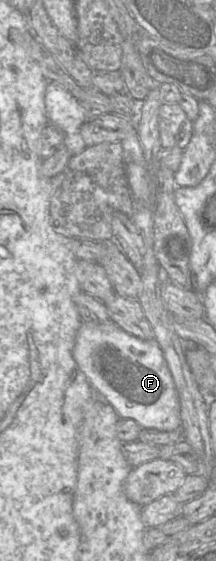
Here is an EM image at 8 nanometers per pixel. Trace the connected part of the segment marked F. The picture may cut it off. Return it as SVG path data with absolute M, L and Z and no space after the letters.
M81 322L73 348L73 358L98 397L113 407L122 419L132 419L142 429L173 431L181 427L180 404L175 384L157 341L139 339L114 322Z

